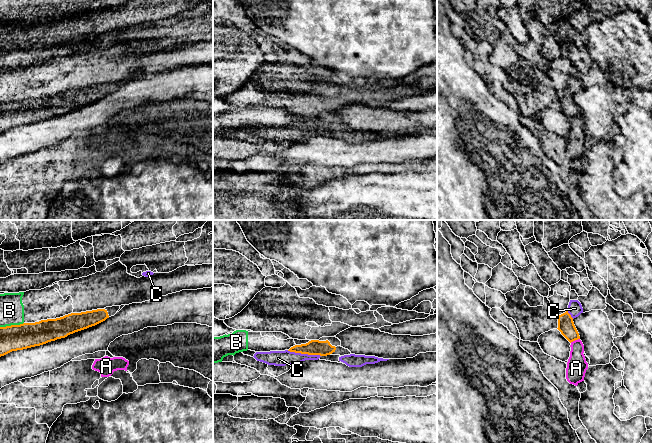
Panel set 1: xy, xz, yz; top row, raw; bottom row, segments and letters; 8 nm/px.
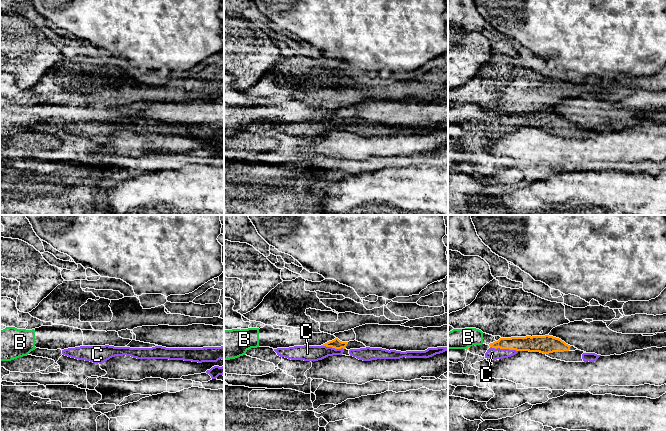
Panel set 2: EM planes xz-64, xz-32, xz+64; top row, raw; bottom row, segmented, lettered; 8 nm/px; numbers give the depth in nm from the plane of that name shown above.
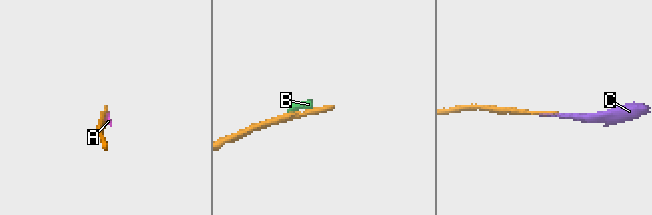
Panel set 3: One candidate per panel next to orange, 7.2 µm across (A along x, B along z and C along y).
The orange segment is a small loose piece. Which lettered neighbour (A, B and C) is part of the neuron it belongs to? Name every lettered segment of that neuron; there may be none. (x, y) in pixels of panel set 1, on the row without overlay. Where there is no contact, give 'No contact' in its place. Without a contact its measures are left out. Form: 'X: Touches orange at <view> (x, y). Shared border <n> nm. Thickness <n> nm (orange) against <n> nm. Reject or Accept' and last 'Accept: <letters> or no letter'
A: Touches orange at yz (574, 116). Shared border 90 nm. Thickness 130 nm (orange) against 160 nm. Reject
B: Touches orange at xy (11, 101). Shared border 200 nm. Thickness 200 nm (orange) against 190 nm. Reject
C: Touches orange at xz (304, 129). Shared border 280 nm. Thickness 130 nm (orange) against 130 nm. Accept
Accept: C

